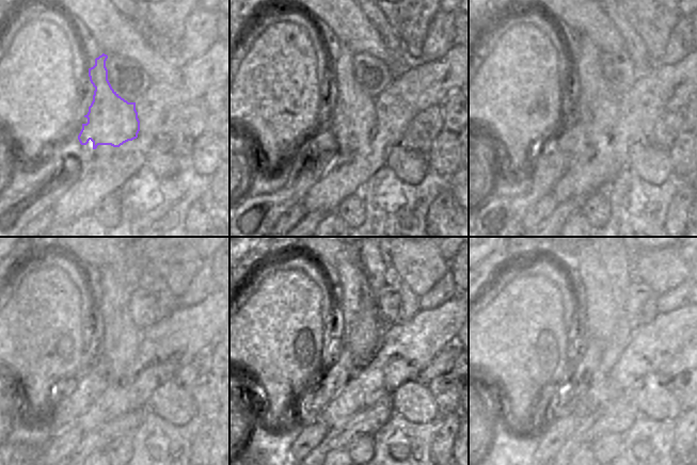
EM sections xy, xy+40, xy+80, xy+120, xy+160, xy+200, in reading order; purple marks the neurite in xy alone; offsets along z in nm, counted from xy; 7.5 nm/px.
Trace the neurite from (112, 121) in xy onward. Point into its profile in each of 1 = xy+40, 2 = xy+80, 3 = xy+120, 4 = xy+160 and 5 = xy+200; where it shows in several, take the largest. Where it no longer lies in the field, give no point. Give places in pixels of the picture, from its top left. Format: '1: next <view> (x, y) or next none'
1: next xy+40 (354, 121)
2: next xy+80 (599, 107)
3: next xy+120 (122, 338)
4: next xy+160 (363, 330)
5: next xy+200 (601, 311)

